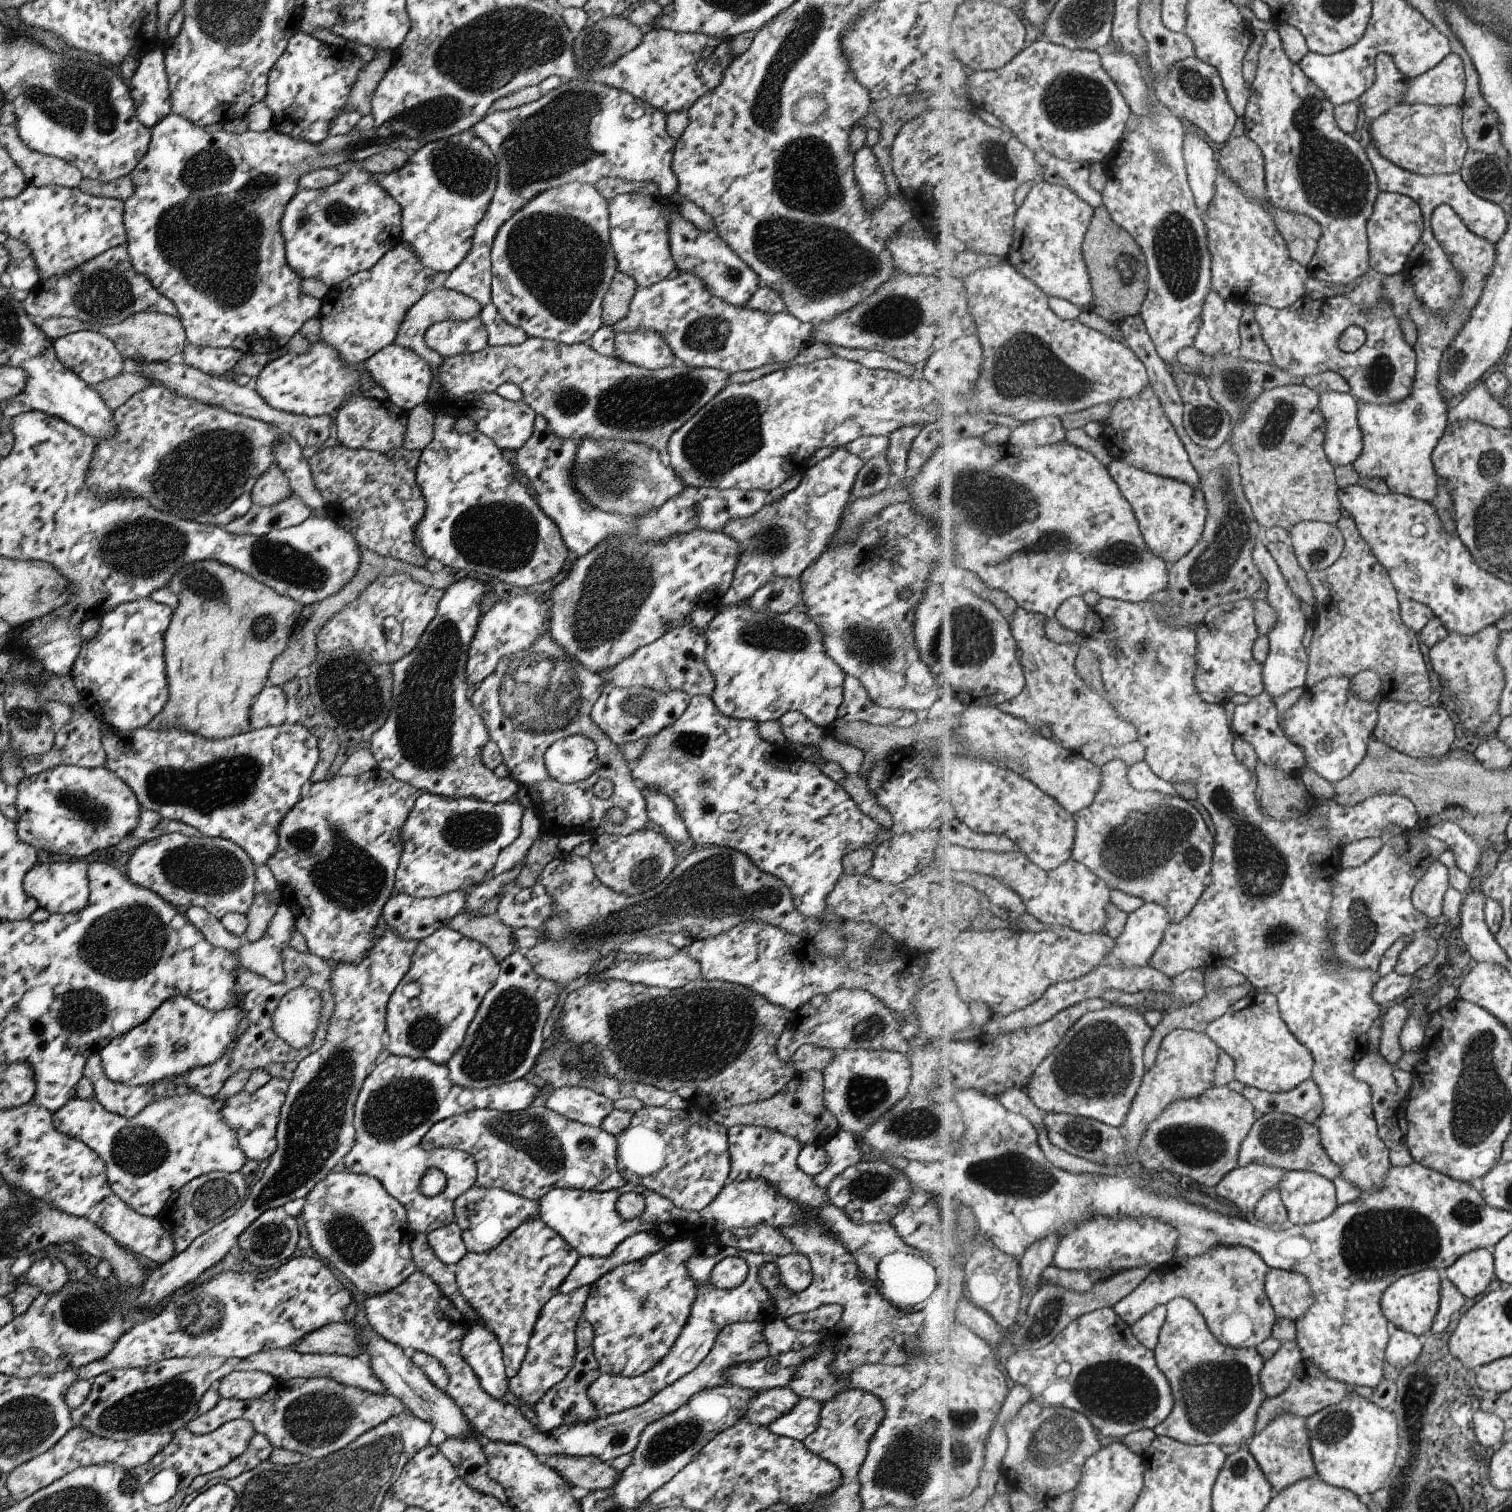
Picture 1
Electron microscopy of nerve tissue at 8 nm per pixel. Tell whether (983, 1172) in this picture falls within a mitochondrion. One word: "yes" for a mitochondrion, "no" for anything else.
yes

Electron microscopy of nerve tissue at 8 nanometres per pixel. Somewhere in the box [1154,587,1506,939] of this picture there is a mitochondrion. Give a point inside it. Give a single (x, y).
(1261, 867)

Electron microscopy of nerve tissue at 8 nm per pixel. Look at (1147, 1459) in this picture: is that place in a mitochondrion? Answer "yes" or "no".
no

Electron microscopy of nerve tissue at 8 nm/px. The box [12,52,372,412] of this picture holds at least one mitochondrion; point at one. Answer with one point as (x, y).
(79, 98)

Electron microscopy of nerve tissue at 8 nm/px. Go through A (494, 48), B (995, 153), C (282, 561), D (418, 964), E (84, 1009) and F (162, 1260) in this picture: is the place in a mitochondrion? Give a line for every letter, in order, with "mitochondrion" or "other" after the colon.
A: mitochondrion
B: mitochondrion
C: mitochondrion
D: other
E: mitochondrion
F: other

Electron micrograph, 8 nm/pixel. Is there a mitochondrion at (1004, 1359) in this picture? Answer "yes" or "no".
no

